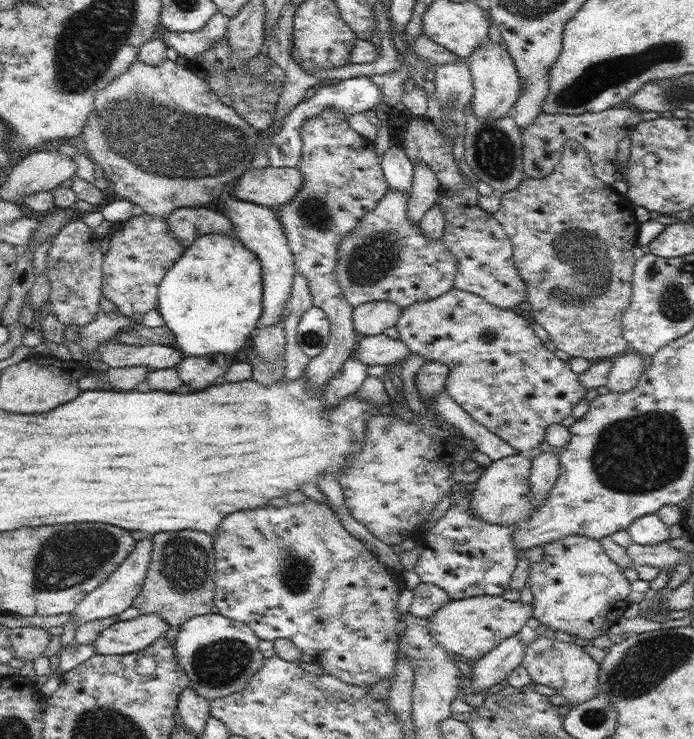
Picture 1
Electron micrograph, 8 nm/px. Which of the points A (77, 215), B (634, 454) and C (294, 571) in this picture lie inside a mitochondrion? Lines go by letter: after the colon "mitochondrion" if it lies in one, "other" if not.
A: other
B: mitochondrion
C: mitochondrion

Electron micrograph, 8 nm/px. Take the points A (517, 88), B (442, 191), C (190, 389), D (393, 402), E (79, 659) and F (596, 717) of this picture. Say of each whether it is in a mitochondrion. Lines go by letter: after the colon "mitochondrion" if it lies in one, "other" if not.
A: other
B: other
C: other
D: other
E: other
F: mitochondrion

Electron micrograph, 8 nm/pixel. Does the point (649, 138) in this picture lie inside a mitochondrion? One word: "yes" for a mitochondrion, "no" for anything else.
no

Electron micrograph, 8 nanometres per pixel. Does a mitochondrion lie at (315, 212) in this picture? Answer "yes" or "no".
yes

